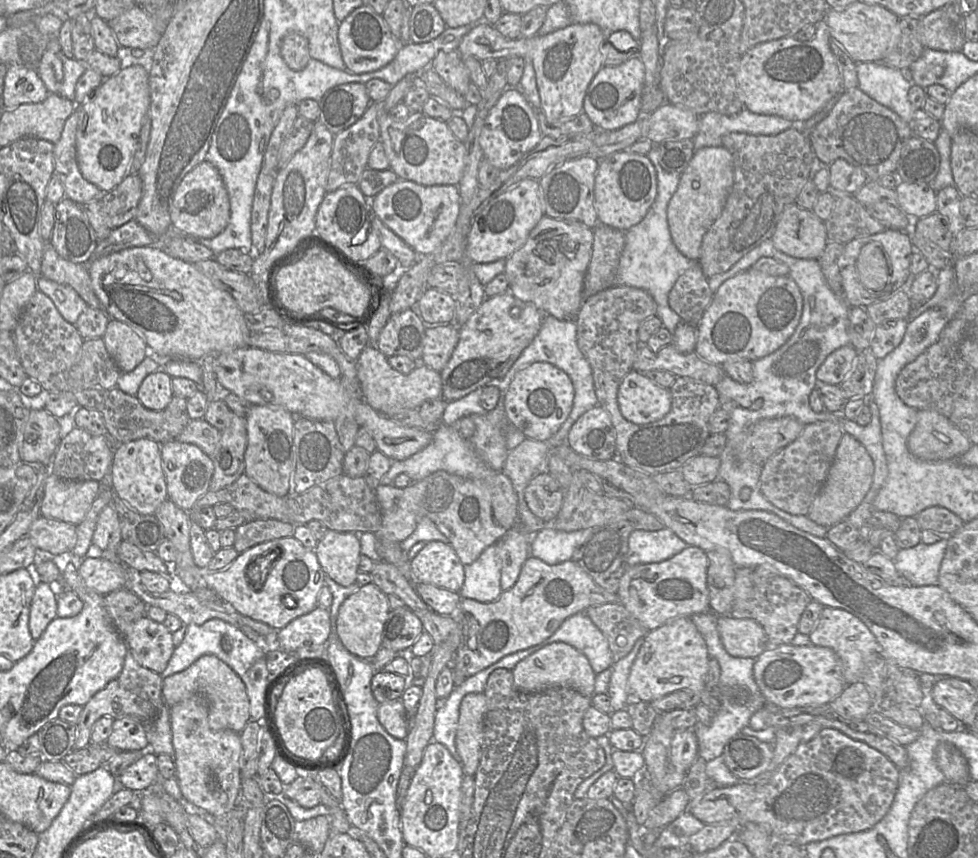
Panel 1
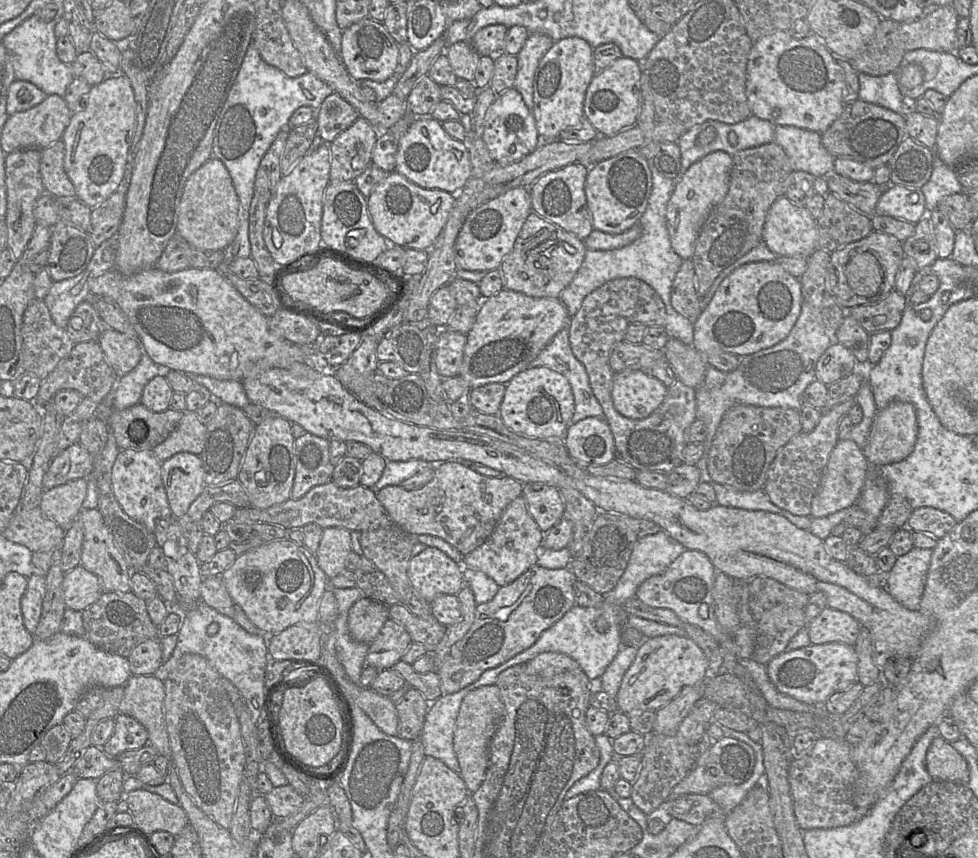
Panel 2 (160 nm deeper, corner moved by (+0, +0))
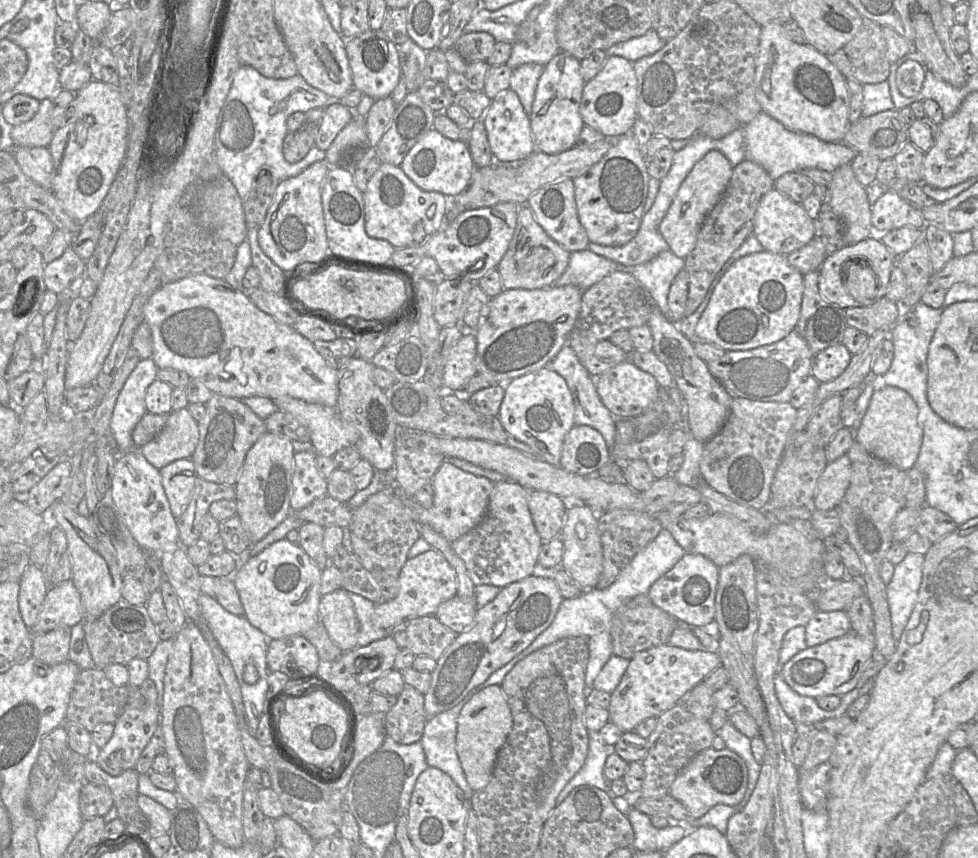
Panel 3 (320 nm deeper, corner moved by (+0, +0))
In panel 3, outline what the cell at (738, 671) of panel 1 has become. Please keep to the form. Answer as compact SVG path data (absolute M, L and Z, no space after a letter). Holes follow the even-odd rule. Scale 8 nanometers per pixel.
M780 674L774 677L777 699L787 716L801 729L810 729L814 724L826 719L844 715L848 707L861 695L858 688L841 696L839 706L825 711L818 706L816 699L796 693Z

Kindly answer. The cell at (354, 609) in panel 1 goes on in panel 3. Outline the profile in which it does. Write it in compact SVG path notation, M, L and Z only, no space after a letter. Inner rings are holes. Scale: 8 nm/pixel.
M435 549L407 559L399 574L397 596L387 602L375 604L372 623L390 631L398 623L411 618L435 615L438 606L457 594L457 575L444 556Z

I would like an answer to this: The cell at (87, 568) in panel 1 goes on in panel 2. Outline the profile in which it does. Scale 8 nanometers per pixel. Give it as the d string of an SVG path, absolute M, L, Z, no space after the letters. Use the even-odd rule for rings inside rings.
M80 565L65 573L62 589L66 607L77 611L88 608L104 592L97 576Z

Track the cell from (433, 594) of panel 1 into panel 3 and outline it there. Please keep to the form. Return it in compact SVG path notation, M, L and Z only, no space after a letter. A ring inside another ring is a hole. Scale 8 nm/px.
M455 595L442 602L434 616L444 626L459 634L473 624L477 609L475 596L474 599L462 599Z

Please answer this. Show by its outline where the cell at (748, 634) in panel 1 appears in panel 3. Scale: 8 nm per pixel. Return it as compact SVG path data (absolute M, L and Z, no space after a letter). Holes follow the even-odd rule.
M685 553L683 557L649 588L653 604L688 627L704 627L715 617L715 594L719 567L701 554Z

